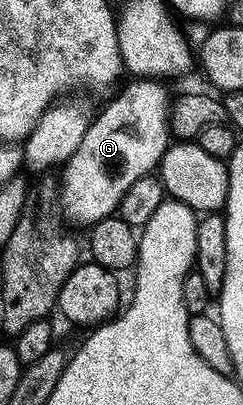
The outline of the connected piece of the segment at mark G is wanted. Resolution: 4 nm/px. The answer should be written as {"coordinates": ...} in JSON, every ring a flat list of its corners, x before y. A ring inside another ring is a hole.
{"coordinates":[[131,79,131,82,91,118,91,125,81,139,81,147,62,166,59,207,72,226,96,225,118,210,121,199,137,179,156,172,172,140,167,116,172,98,159,79],[75,224,75,225,74,225]]}

